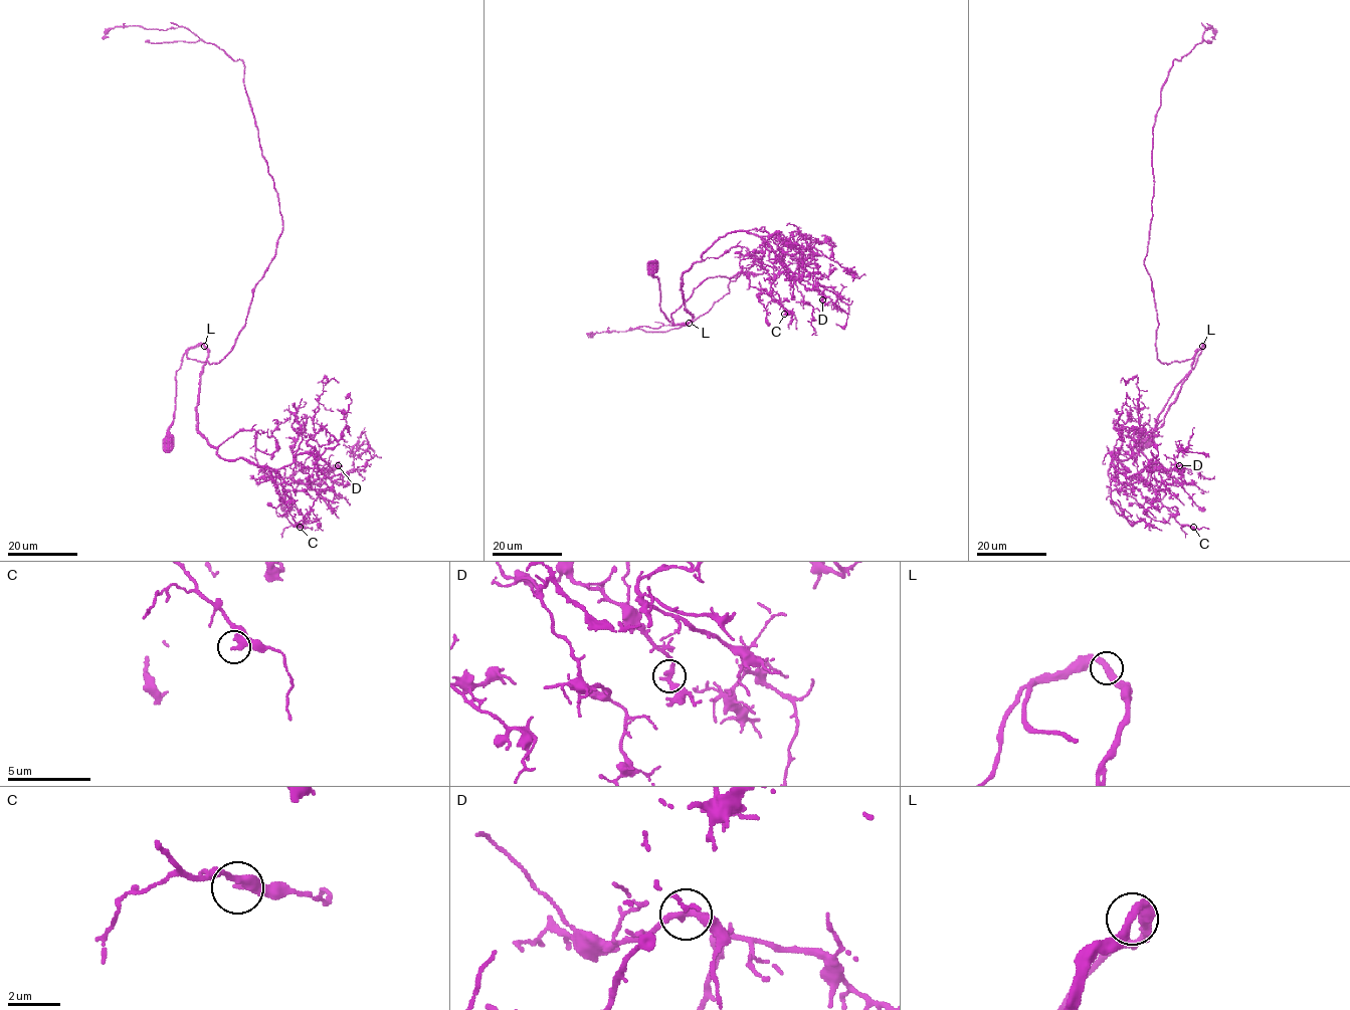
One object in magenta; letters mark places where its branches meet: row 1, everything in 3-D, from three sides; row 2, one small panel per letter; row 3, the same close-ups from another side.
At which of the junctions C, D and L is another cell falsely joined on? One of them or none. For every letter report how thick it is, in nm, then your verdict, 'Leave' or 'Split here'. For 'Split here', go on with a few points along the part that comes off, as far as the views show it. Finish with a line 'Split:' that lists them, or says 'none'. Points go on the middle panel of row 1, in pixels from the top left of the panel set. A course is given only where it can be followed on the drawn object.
C: Thickness 360 nm. Leave
D: Thickness 320 nm. Leave
L: Thickness 320 nm. Leave
Split: none

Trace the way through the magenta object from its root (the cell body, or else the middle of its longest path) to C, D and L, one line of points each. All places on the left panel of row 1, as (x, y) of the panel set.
C: (169, 443), (175, 372), (202, 344), (197, 430), (222, 457), (272, 468), (284, 482), (285, 518), (300, 527)
D: (169, 443), (175, 372), (202, 344), (197, 430), (222, 457), (287, 483), (311, 484), (315, 463), (338, 465)
L: (169, 443), (171, 441), (169, 429), (175, 406), (175, 372), (188, 349), (204, 346)

